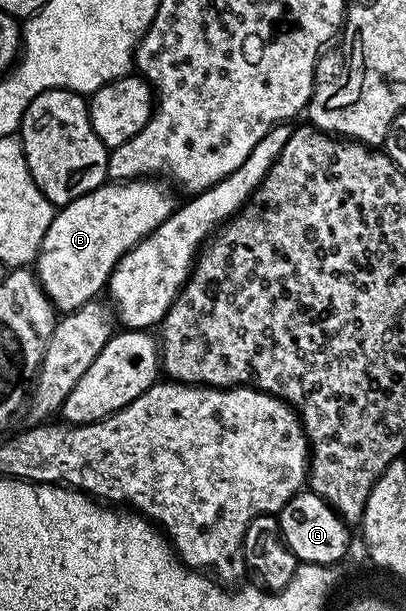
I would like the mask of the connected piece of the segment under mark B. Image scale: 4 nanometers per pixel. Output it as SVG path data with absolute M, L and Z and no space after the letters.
M150 177L129 181L107 181L94 191L76 197L76 201L59 206L54 211L54 219L43 235L38 247L36 274L38 284L50 298L59 312L80 309L80 305L95 302L109 284L115 265L122 260L126 251L131 251L141 239L147 239L160 224L174 211L176 200L166 192L167 184Z

